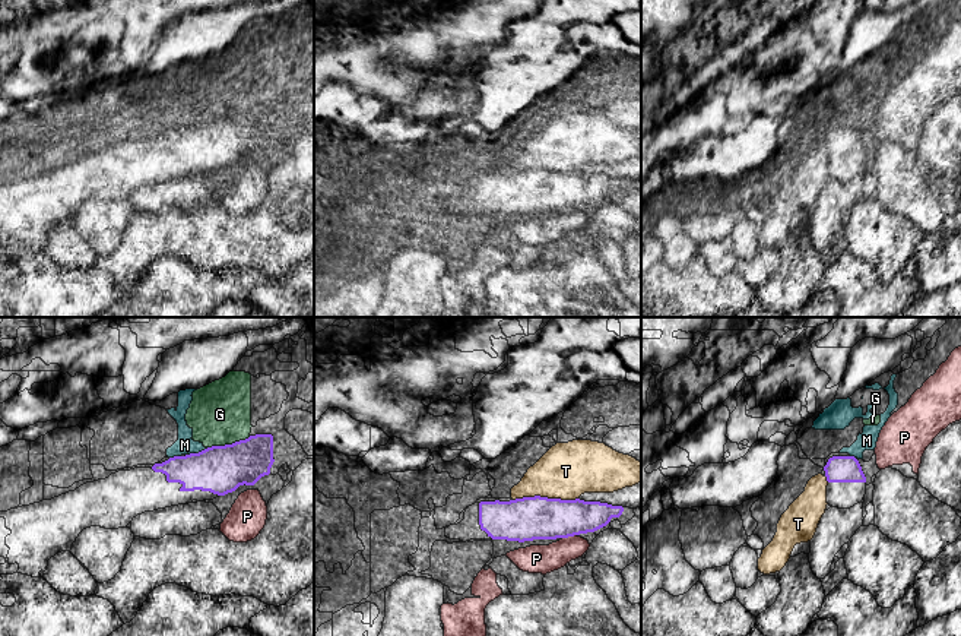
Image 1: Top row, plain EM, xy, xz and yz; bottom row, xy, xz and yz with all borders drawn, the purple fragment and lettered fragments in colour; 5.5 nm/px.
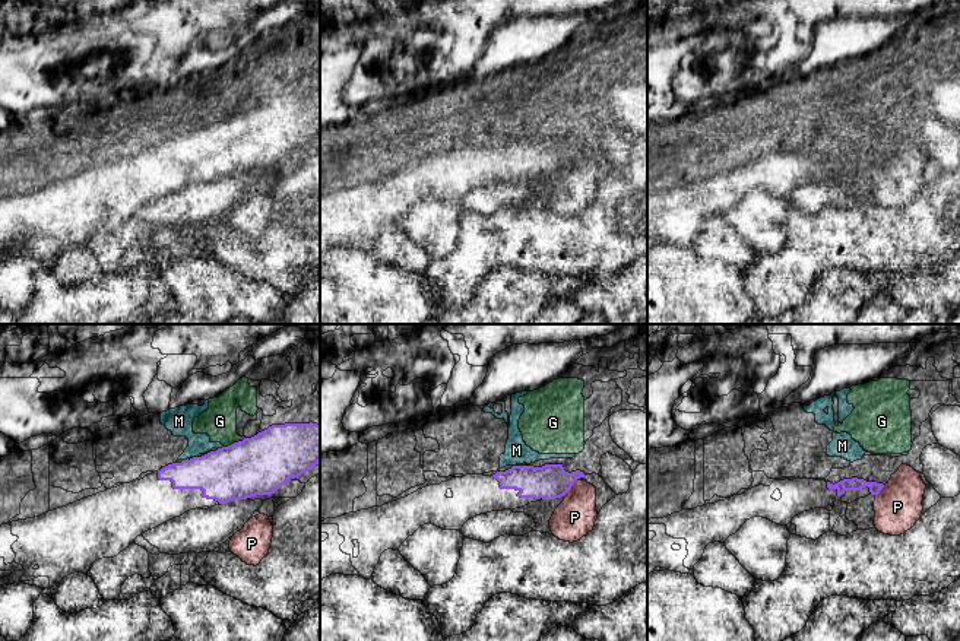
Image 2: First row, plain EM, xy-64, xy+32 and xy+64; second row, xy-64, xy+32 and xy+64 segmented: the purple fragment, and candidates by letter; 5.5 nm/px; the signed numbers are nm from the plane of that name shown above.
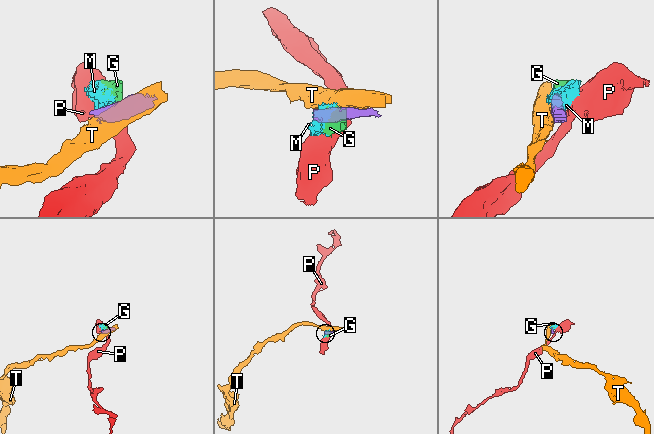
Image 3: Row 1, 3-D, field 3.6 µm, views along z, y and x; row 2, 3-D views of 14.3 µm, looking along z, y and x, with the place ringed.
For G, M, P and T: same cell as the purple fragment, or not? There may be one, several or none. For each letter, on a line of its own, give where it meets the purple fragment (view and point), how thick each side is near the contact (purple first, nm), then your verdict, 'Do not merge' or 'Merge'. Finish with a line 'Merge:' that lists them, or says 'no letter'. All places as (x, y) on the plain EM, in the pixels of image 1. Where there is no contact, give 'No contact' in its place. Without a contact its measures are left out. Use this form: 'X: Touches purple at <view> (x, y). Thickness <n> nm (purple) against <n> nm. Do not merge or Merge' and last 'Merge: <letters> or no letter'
G: Touches purple at xy (228, 117). Thickness 260 nm (purple) against 340 nm. Do not merge
M: Touches purple at xy (199, 125). Thickness 260 nm (purple) against 100 nm. Do not merge
P: Touches purple at xz (568, 208). Thickness 240 nm (purple) against 160 nm. Do not merge
T: Touches purple at xz (545, 170). Thickness 240 nm (purple) against 300 nm. Do not merge
Merge: no letter

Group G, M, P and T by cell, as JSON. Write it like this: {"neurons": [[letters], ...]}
{"neurons": [["G", "M"], ["P"], ["T"]]}

